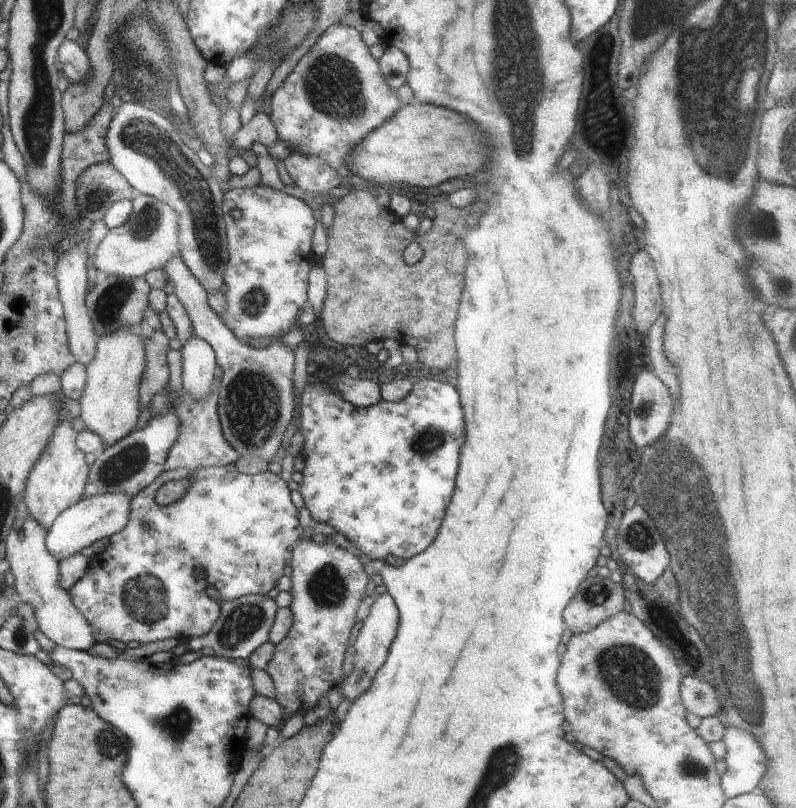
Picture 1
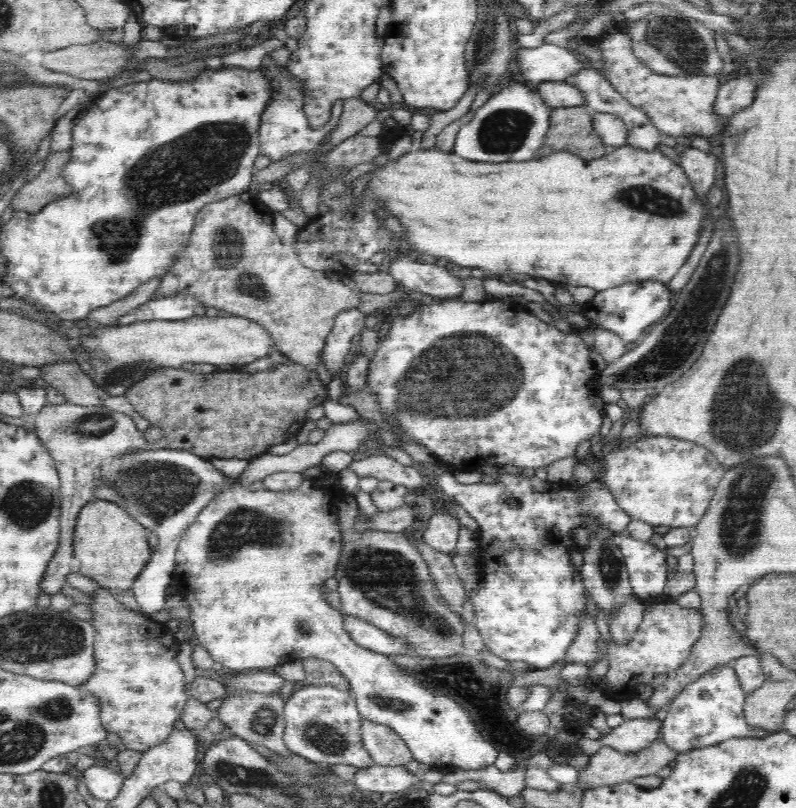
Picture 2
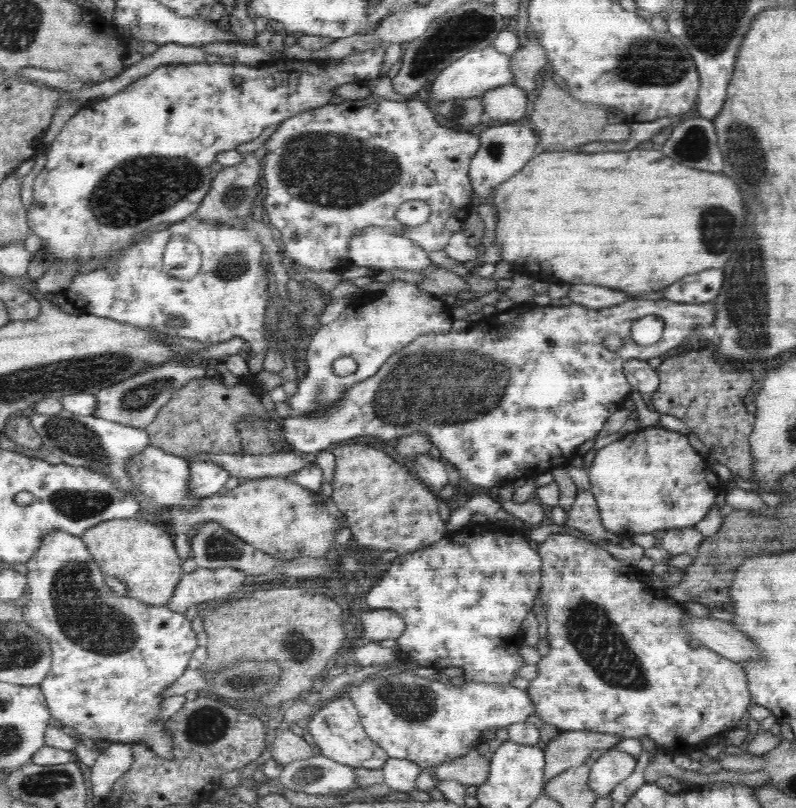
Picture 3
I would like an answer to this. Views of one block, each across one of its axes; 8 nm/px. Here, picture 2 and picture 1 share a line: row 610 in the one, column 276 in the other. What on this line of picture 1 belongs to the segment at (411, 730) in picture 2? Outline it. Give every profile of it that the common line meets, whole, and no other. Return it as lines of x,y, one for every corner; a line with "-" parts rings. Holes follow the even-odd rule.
260,184
253,187
225,191
223,195
223,219
225,222
229,257
224,271
224,293
227,300
227,309
225,310
225,316
222,320
241,341
258,338
280,340
282,336
296,327
297,316
307,302
308,274
310,274
311,268
316,266
316,263
320,261
314,254
314,251
312,251
312,235
316,226
316,220
314,219
312,211
313,209
304,203
302,199
297,199
281,191
263,187
-
232,210
238,210
240,216
234,218
234,216
232,216

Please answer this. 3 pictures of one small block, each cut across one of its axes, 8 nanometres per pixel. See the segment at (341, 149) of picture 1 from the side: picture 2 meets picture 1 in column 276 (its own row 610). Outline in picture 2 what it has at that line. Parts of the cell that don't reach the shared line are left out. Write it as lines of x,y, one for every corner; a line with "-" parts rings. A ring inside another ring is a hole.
104,588
97,589
88,593
88,598
92,598
92,603
89,605
93,614
89,622
96,631
94,640
96,670
84,684
78,685
78,689
98,699
99,717
102,726
108,732
114,732
116,736
119,736
121,744
124,744
126,749
138,750
144,754
152,746
158,746
168,740
168,736
175,729
176,720
181,719
184,706
191,698
186,689
184,672
176,660
177,646
180,644
177,644
174,633
165,624
155,622
142,613
128,609
124,603
118,601
116,593
110,593
110,590

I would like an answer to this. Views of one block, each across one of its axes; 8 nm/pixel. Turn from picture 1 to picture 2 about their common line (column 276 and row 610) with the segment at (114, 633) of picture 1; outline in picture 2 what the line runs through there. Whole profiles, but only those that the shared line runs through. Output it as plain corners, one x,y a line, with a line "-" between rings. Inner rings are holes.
484,466
481,470
498,481
460,484
454,474
447,470
440,470
436,479
439,490
462,506
478,523
478,566
482,575
478,581
478,590
471,590
469,594
475,610
474,625
479,629
484,645
498,659
525,662
537,669
548,669
565,658
580,630
578,624
584,618
584,612
587,613
581,571
574,571
570,563
570,553
579,549
574,543
571,530
585,527
588,519
596,517
600,519
602,527
606,525
614,534
618,534
626,531
625,526
632,516
620,510
616,499
598,477
582,488
573,488
567,481
542,481
536,475
501,475
498,466

